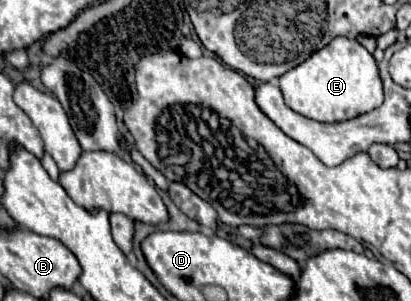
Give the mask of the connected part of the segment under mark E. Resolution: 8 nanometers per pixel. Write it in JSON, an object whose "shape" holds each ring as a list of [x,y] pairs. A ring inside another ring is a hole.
{"shape":[[[343,36],[335,38],[331,44],[311,54],[305,62],[285,72],[279,78],[279,88],[285,104],[291,110],[323,124],[357,118],[383,102],[383,86],[377,72],[377,62],[357,40],[347,40]]]}

